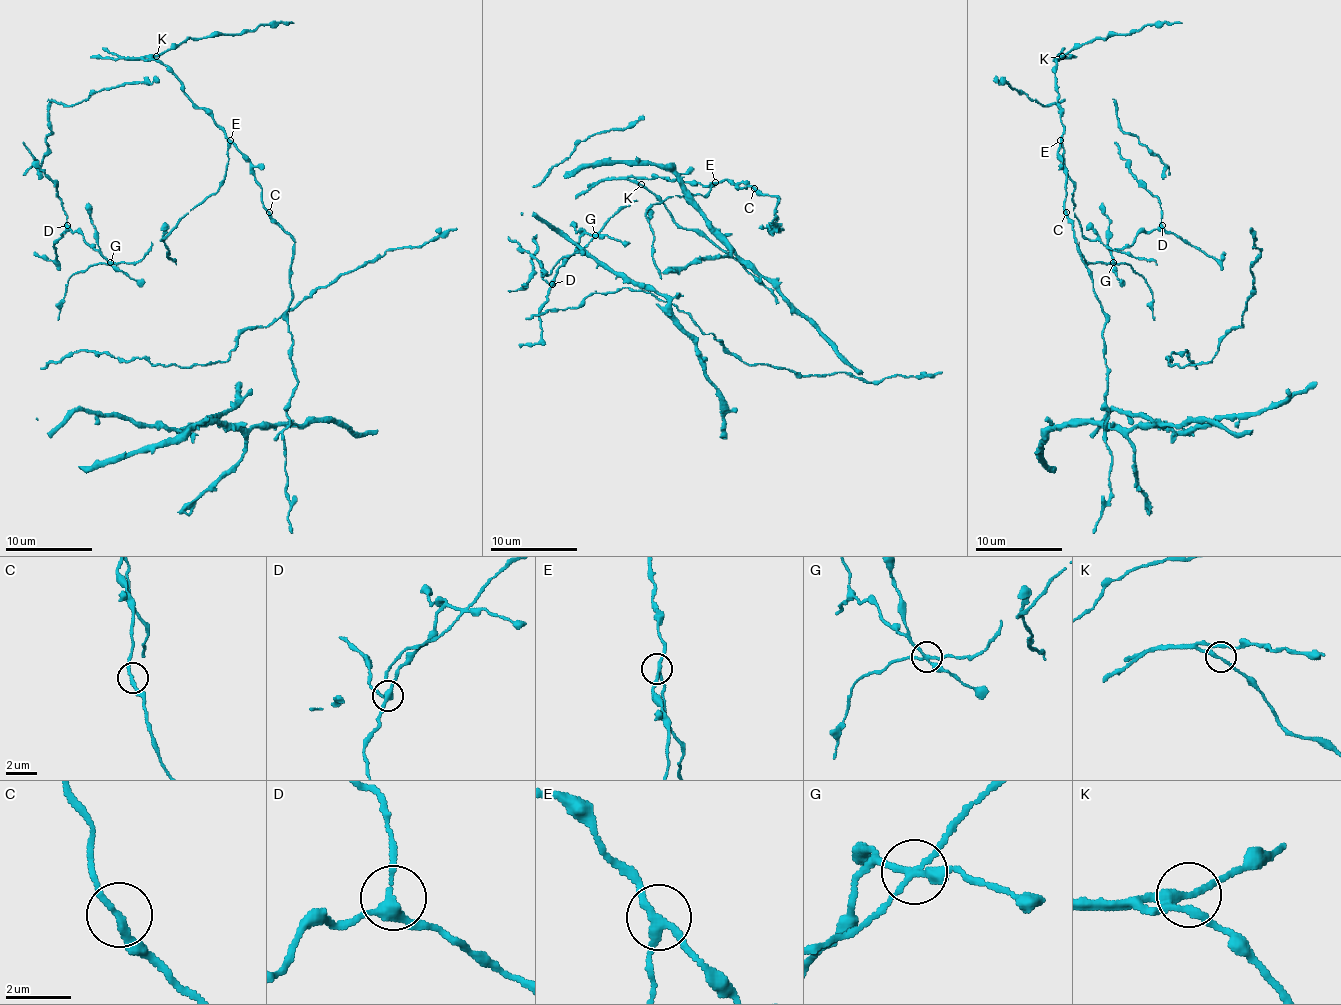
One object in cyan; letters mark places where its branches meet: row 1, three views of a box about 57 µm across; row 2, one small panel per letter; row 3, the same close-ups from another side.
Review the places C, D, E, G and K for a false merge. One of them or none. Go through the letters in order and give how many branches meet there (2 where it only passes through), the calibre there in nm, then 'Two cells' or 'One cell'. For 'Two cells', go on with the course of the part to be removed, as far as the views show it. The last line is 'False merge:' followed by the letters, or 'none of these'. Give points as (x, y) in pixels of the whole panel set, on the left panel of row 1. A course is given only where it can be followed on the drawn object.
C: Branches: 2. Thickness 220 nm. One cell
D: Branches: 3. Thickness 260 nm. One cell
E: Branches: 3. Thickness 240 nm. One cell
G: Branches: 4. Thickness 200 nm. Two cells. Course of the part to remove: (110, 262), (91, 264), (67, 281), (58, 320)
K: Branches: 4. Thickness 200 nm. One cell
False merge: G

